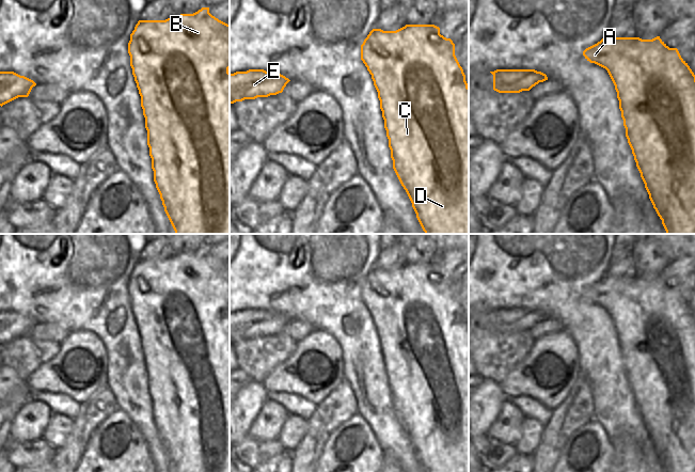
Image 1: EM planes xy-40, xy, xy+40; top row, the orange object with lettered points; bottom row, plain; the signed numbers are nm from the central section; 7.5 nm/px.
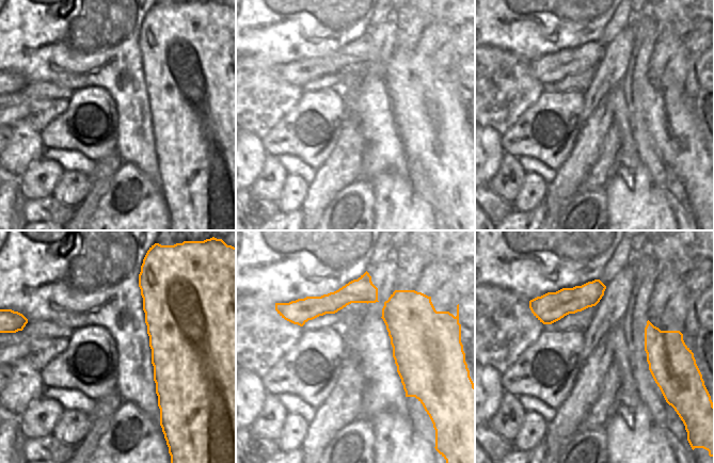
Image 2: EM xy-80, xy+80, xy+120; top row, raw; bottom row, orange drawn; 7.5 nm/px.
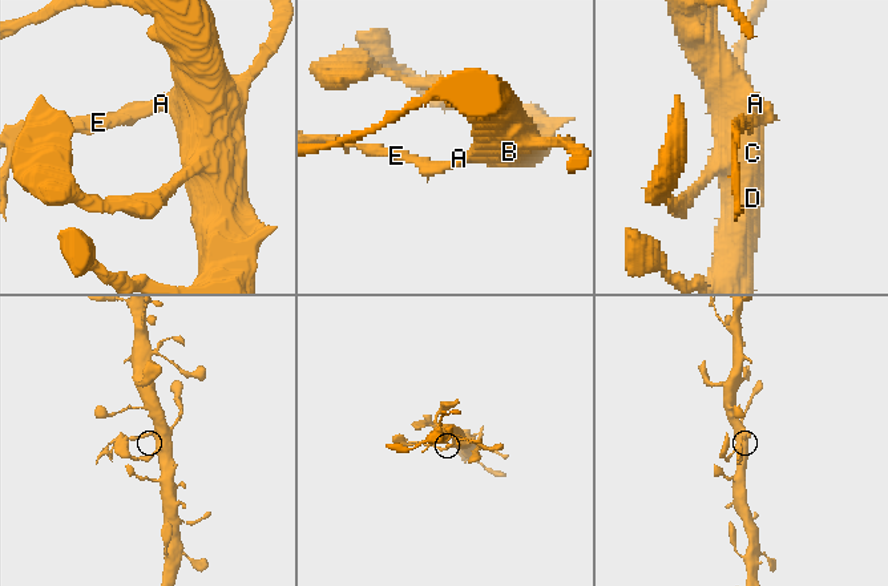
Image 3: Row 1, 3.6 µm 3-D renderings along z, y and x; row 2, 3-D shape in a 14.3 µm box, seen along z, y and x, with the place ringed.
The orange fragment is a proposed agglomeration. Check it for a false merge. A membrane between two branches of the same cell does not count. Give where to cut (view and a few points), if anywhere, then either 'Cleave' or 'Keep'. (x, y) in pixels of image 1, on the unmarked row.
Split along xy+40 (602, 278), (604, 293), (607, 297), (606, 308). Cleave.

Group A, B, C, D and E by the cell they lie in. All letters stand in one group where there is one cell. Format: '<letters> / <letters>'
A E / B C D

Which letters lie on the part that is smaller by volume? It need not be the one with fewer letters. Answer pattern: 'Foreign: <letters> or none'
Foreign: A, E

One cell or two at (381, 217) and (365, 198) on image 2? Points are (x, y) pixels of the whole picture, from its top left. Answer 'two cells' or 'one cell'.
two cells

